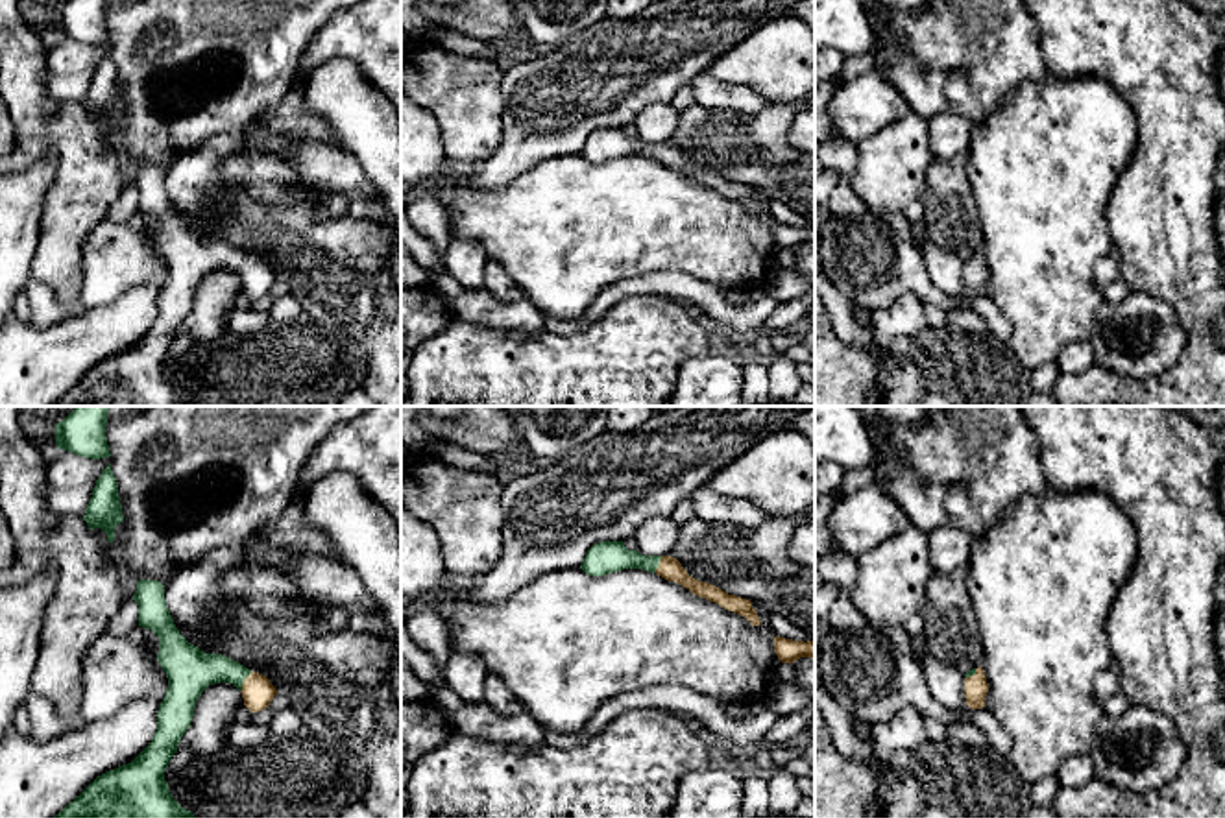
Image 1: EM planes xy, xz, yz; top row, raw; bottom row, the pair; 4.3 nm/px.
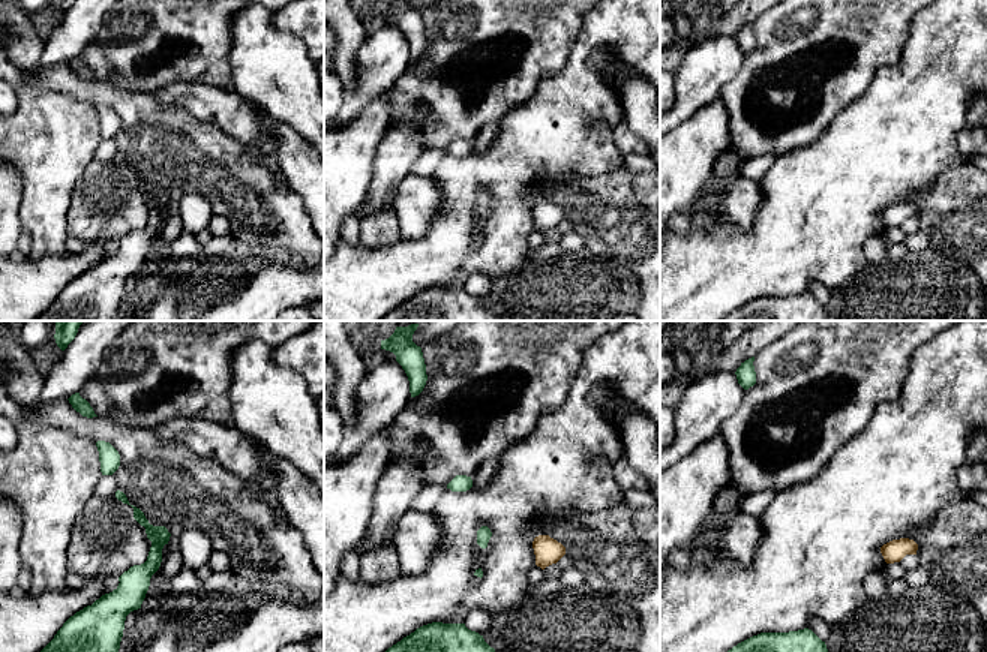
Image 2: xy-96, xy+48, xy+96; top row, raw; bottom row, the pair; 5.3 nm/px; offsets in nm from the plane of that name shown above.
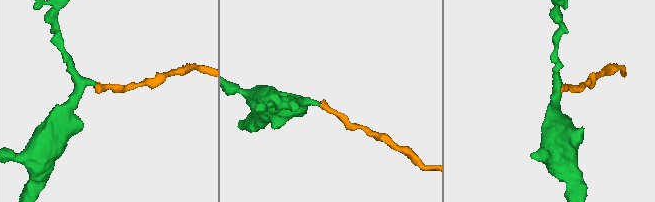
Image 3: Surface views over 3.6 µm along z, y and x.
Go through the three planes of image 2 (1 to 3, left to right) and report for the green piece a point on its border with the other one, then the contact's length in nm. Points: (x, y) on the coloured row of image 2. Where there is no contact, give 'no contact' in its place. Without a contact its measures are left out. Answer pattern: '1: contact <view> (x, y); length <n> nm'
1: no contact
2: no contact
3: no contact

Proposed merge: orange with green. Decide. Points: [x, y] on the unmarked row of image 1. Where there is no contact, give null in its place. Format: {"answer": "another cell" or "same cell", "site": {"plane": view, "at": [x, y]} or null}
{"answer": "same cell", "site": {"plane": "xy", "at": [244, 268]}}

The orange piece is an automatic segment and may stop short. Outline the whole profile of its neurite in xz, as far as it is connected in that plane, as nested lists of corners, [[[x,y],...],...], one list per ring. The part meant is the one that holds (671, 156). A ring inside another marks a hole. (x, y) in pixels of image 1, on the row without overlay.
[[[602,127],[595,129],[580,155],[589,162],[604,162],[623,155],[643,155],[656,159],[658,162],[676,168],[689,175],[693,181],[702,183],[721,194],[745,203],[752,212],[759,212],[761,207],[752,194],[752,188],[735,181],[728,181],[722,175],[698,168],[687,161],[682,150],[671,142],[643,142],[637,137],[628,137],[623,127]]]

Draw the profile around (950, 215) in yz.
[[[966,153],[933,159],[918,199],[922,222],[937,247],[963,260],[983,251],[981,220],[966,177]]]

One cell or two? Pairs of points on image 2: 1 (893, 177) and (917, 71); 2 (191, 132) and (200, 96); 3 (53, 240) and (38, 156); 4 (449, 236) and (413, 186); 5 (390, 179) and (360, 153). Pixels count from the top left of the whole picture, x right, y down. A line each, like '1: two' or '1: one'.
1: one
2: two
3: one
4: two
5: two

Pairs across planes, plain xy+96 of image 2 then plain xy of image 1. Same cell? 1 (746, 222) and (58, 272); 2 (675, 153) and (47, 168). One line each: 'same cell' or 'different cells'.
1: different cells
2: same cell

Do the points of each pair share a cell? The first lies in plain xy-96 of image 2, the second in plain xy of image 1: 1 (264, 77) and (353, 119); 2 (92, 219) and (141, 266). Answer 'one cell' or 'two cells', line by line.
1: one cell
2: one cell

